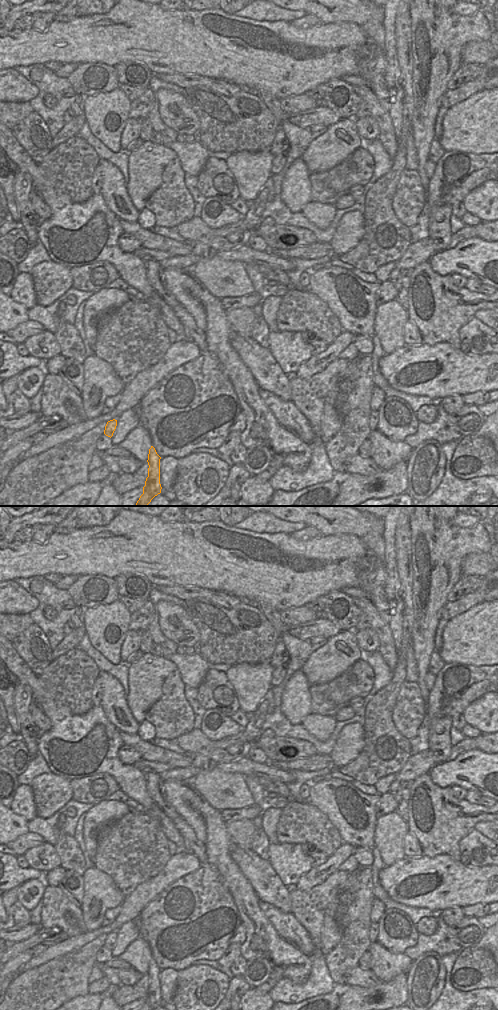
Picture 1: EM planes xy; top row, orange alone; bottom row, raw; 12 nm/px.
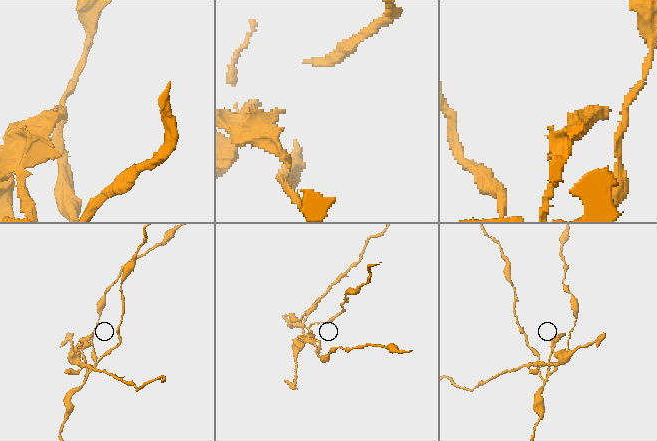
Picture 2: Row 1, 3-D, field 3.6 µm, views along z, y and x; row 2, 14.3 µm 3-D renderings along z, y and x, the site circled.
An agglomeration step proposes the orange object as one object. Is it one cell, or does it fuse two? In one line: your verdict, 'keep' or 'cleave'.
cleave

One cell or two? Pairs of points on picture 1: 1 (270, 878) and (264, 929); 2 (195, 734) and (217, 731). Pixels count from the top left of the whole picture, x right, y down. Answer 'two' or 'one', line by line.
1: two
2: two

